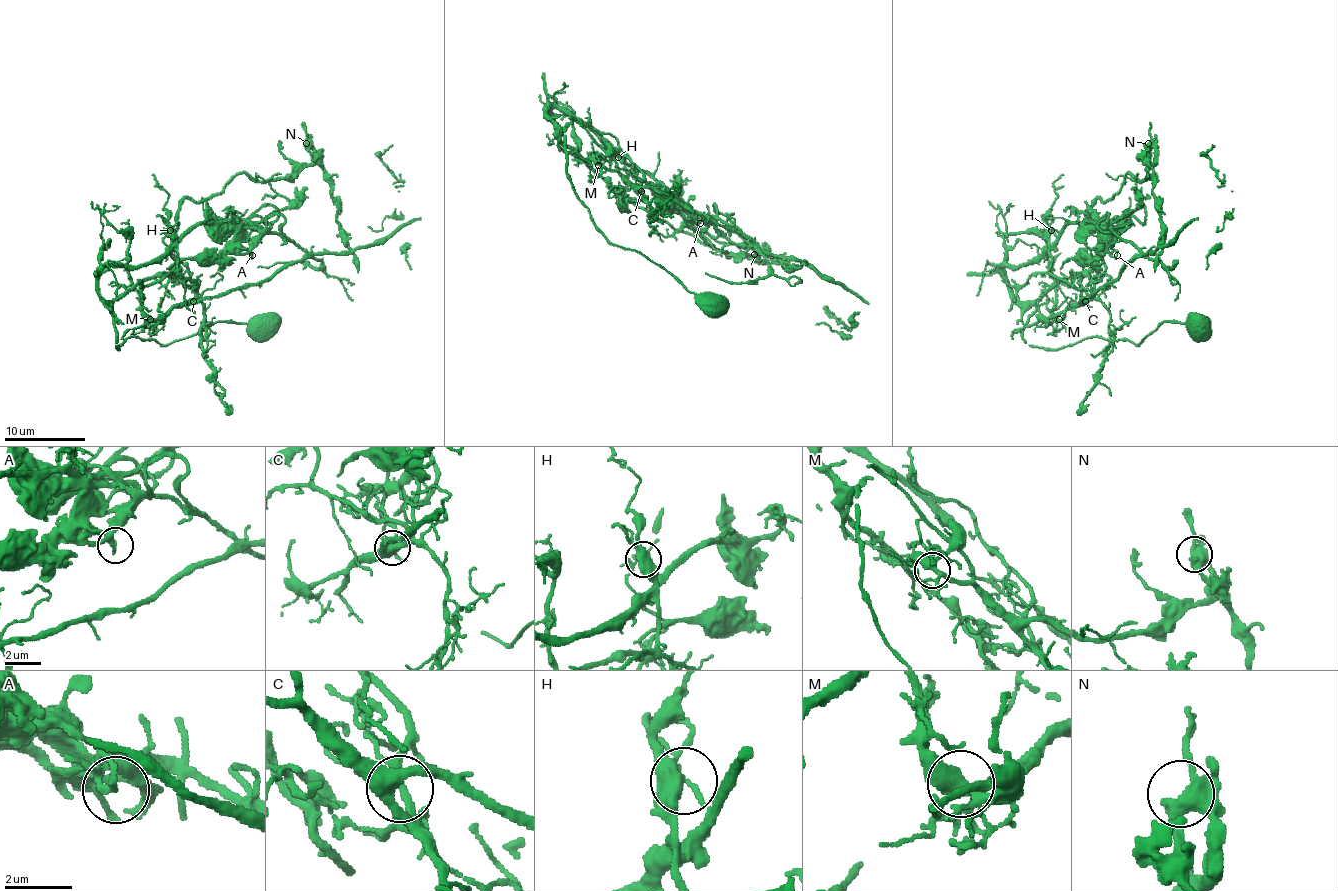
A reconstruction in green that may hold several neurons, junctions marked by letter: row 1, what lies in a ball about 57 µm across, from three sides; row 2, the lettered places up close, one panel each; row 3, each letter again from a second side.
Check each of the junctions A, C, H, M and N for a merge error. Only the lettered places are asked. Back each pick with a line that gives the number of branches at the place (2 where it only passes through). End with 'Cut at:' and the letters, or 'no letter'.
A: Branches: 1
H: Branches: 4
Cut at: A, H

